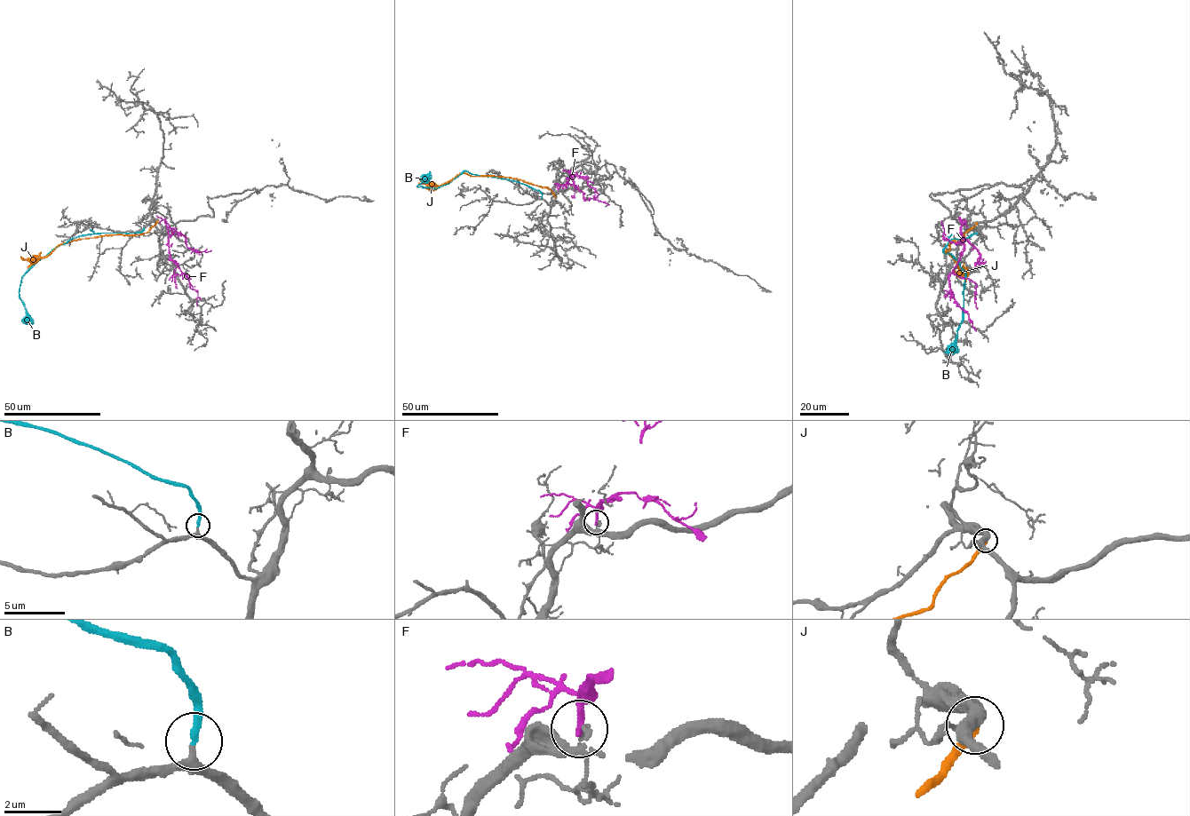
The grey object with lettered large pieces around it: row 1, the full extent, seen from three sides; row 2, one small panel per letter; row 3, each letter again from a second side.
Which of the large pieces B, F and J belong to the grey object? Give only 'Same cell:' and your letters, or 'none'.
Same cell: B

